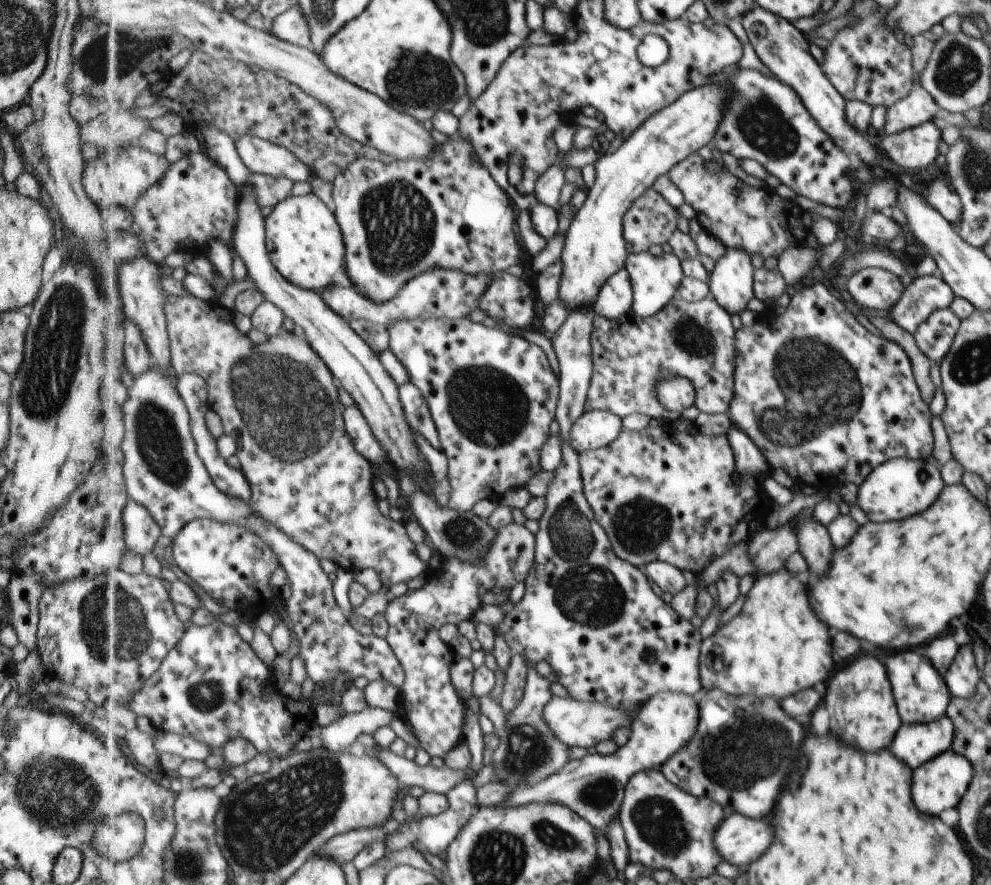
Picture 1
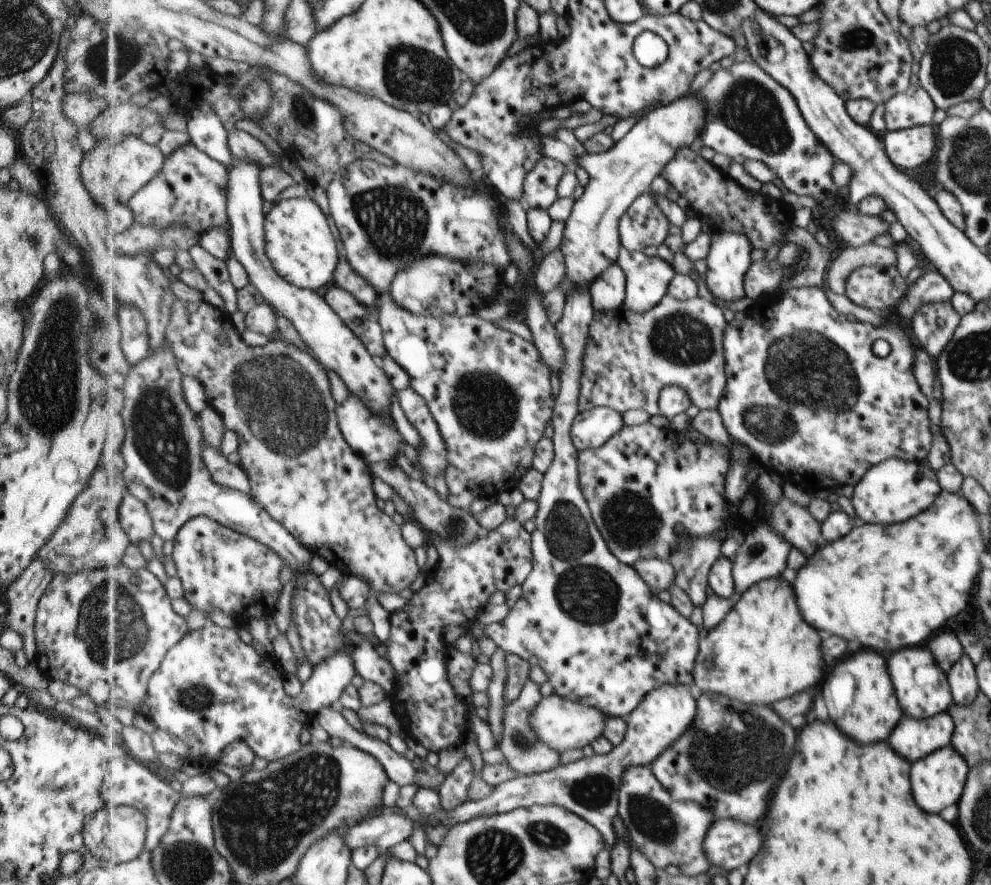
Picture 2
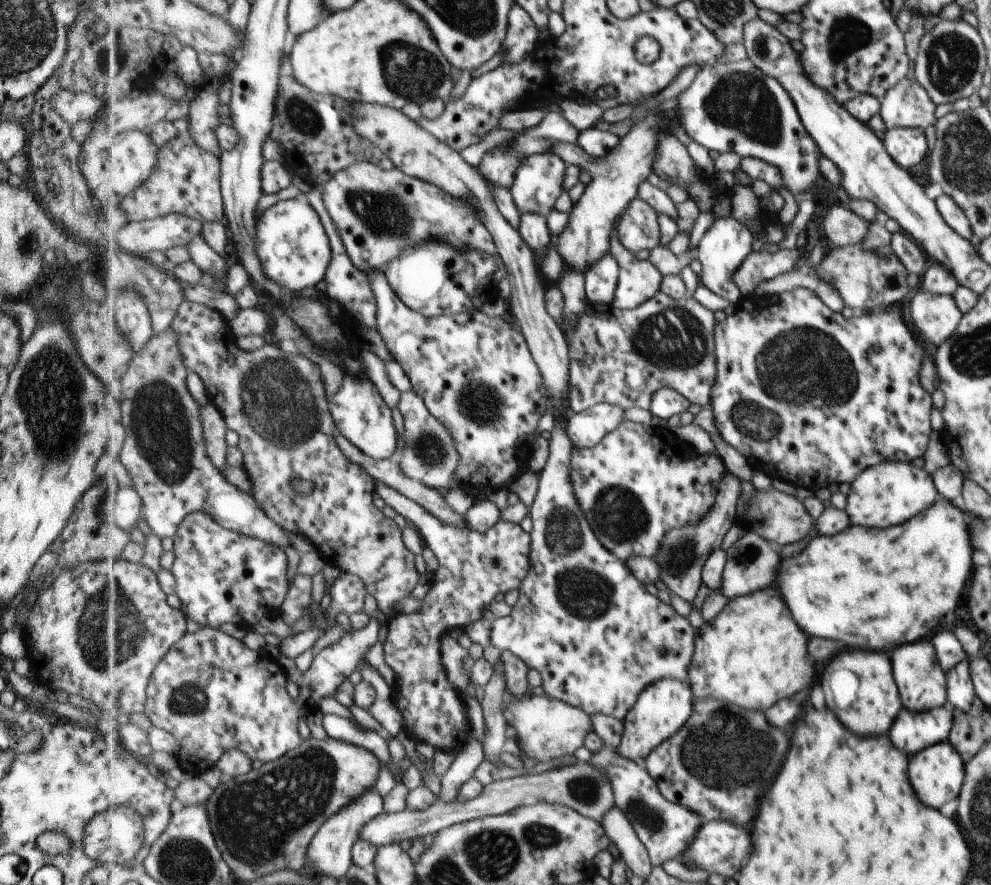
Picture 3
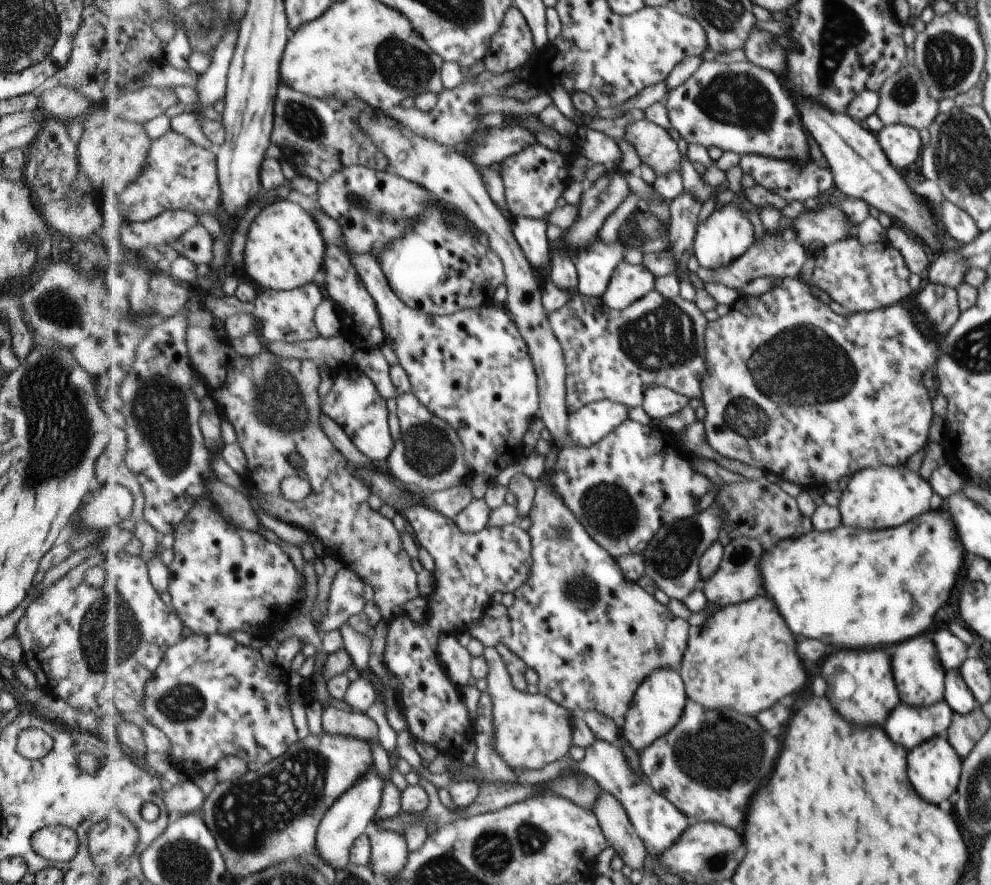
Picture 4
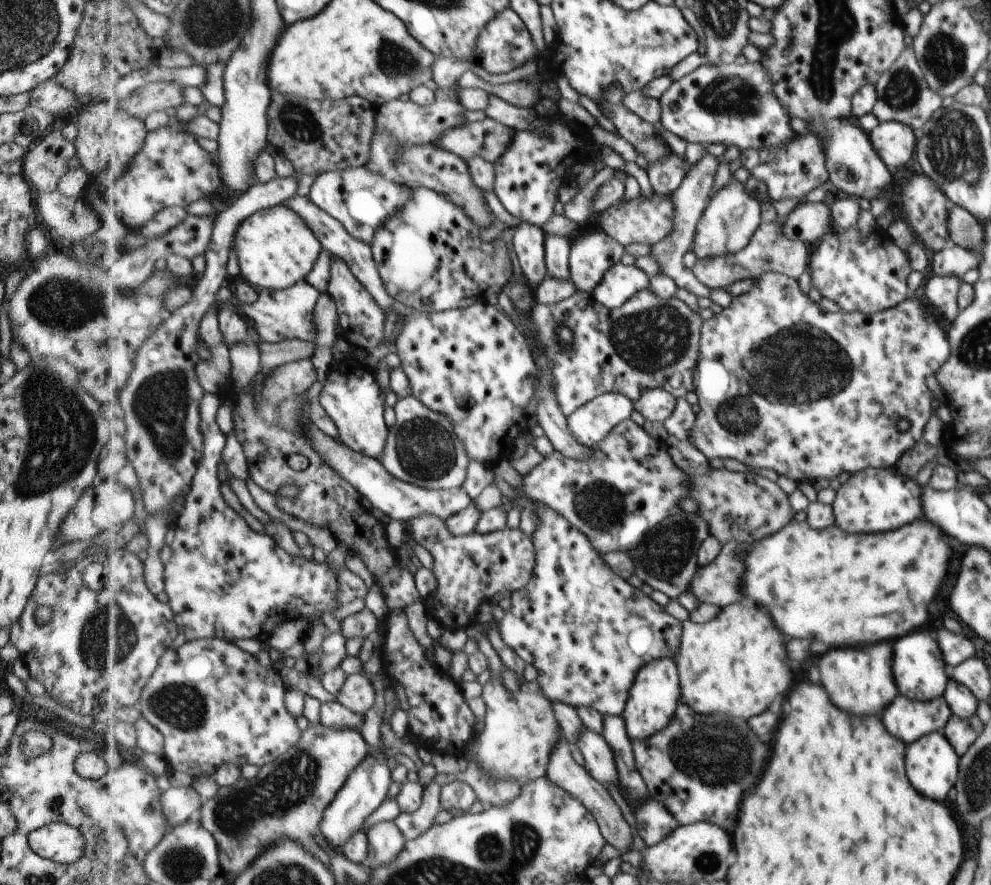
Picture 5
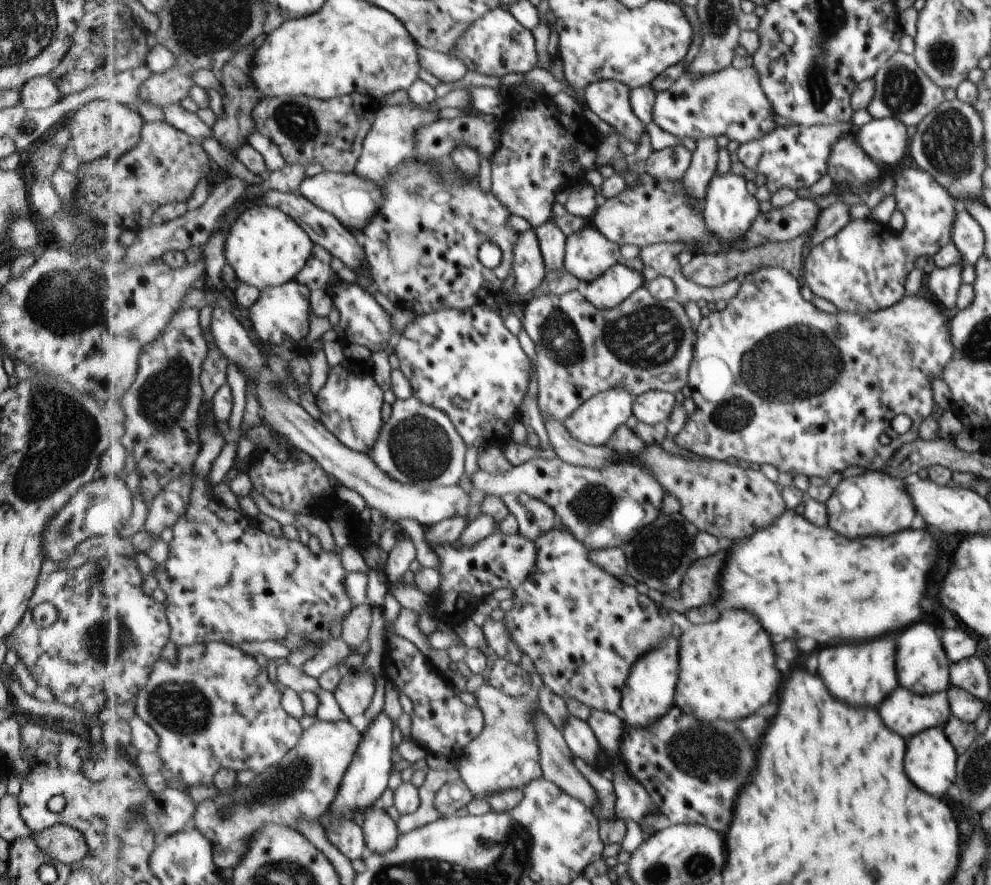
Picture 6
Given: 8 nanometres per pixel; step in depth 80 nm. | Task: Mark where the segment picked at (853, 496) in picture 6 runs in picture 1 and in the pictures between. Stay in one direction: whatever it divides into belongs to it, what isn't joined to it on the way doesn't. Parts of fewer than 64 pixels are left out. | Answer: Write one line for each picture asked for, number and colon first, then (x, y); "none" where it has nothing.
1: (899, 487)
2: (892, 491)
3: (888, 493)
4: (885, 496)
5: (877, 499)

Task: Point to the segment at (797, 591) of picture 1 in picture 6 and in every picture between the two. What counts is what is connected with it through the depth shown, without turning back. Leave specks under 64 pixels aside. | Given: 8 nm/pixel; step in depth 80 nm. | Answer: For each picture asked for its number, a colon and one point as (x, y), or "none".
2: (762, 651)
3: (752, 654)
4: (743, 656)
5: (735, 664)
6: (726, 667)

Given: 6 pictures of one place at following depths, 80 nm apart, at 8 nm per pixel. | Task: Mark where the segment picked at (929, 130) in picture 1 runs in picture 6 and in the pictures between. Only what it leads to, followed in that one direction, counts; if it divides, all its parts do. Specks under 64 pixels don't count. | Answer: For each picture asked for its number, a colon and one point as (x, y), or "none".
2: (908, 148)
3: (906, 145)
4: (901, 143)
5: (894, 142)
6: (885, 140)

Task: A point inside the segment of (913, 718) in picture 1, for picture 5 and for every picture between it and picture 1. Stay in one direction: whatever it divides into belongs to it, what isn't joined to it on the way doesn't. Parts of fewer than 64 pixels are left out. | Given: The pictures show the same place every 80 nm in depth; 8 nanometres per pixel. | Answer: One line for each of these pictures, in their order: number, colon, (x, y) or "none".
2: (919, 685)
3: (917, 674)
4: (917, 672)
5: (918, 670)

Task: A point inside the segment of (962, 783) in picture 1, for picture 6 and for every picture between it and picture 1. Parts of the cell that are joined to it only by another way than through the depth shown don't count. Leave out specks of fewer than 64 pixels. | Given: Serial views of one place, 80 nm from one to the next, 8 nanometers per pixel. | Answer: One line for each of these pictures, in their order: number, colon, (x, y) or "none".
2: (943, 772)
3: (937, 772)
4: (936, 769)
5: (931, 758)
6: (930, 758)

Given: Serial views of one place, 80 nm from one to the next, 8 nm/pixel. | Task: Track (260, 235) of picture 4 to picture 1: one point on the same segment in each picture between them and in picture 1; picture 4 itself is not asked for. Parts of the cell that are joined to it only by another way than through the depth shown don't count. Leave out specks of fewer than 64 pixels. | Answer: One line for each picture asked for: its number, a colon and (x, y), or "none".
1: (307, 244)
2: (300, 240)
3: (293, 245)

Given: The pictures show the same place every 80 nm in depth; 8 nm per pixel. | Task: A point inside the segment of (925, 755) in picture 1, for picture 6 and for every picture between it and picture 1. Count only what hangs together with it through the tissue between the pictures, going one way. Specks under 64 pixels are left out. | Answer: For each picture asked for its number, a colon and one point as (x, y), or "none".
2: (913, 738)
3: (911, 732)
4: (911, 726)
5: (907, 720)
6: (908, 714)

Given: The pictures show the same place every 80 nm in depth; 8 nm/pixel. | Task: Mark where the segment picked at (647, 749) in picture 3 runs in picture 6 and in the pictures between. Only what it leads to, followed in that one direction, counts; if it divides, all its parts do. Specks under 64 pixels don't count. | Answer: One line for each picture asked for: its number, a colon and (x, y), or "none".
4: (658, 707)
5: (653, 700)
6: (650, 691)

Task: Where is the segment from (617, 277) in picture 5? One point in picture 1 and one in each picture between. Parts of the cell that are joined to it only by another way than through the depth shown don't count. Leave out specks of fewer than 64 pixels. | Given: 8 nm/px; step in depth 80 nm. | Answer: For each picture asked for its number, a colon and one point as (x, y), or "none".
1: (657, 279)
2: (648, 277)
3: (640, 280)
4: (630, 283)

